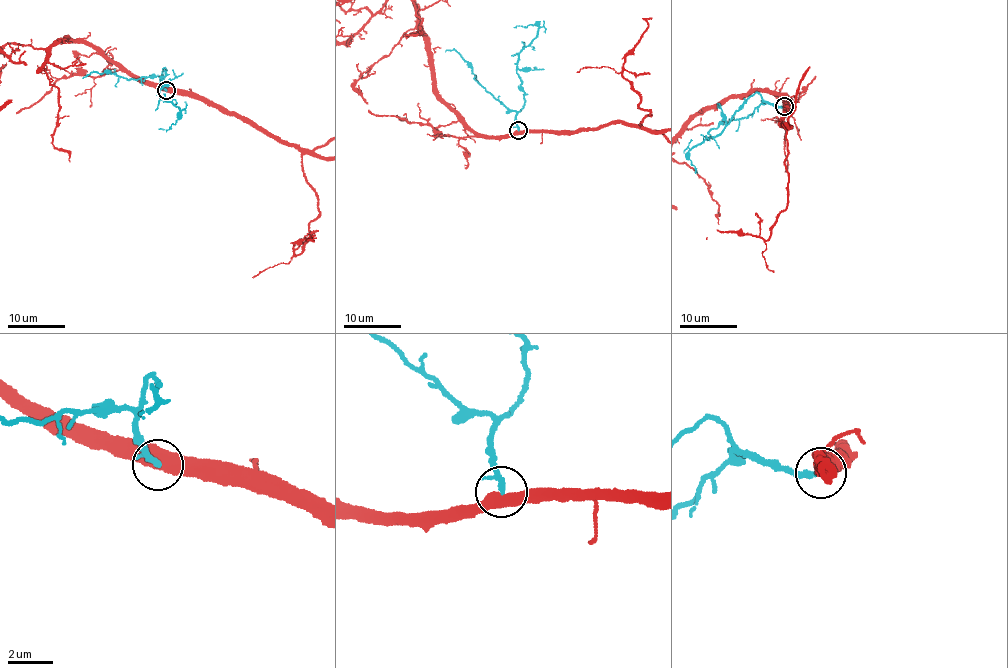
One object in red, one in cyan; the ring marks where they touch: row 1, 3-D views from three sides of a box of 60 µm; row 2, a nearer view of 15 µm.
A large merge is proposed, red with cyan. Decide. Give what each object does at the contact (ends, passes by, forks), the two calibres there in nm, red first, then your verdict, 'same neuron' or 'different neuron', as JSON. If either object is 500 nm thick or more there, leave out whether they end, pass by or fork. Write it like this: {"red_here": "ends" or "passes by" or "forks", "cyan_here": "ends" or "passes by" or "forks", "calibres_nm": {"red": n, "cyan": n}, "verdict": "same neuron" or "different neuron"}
{"calibres_nm": {"red": 550, "cyan": 180}, "verdict": "different neuron"}

